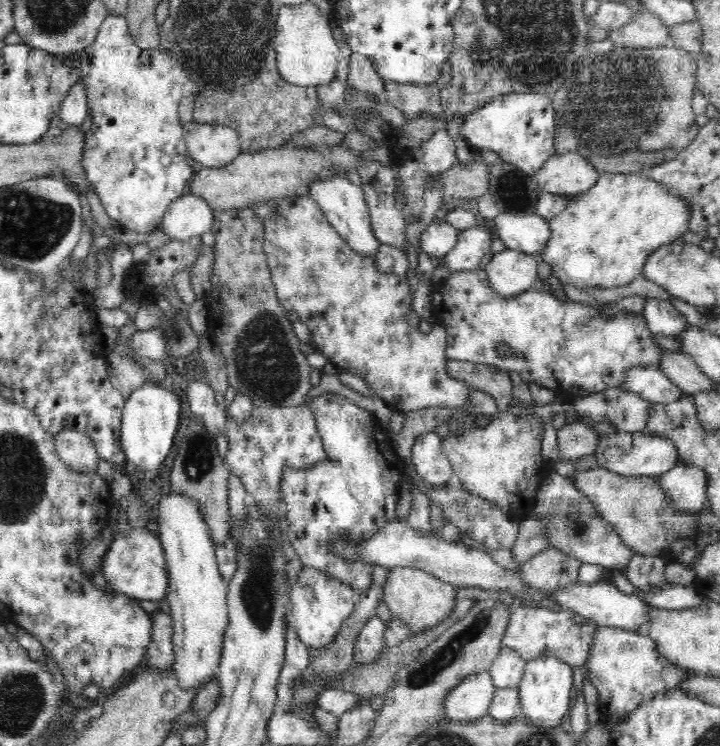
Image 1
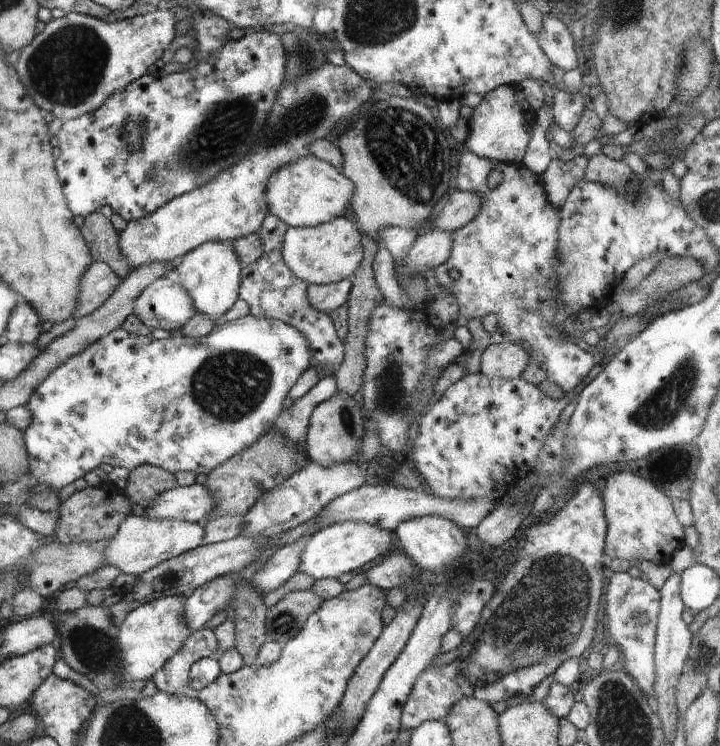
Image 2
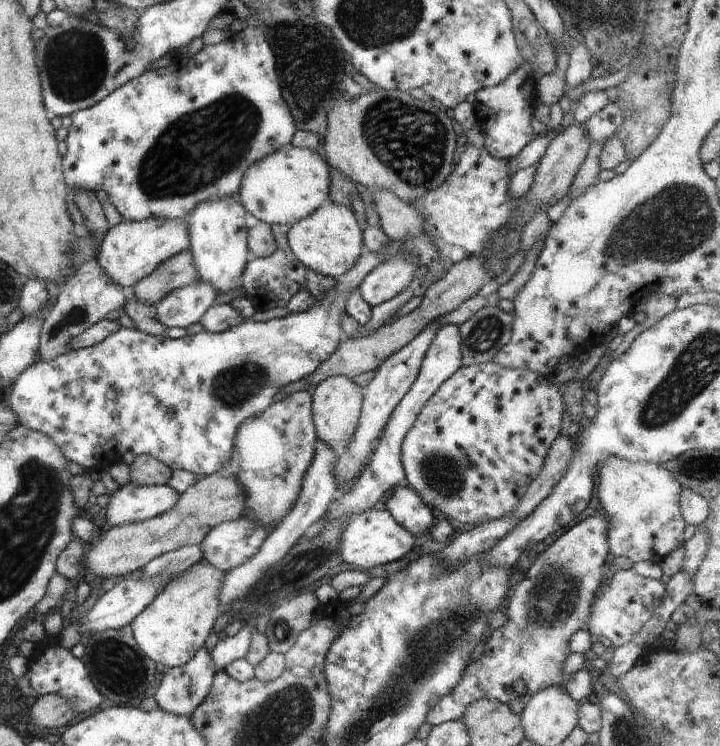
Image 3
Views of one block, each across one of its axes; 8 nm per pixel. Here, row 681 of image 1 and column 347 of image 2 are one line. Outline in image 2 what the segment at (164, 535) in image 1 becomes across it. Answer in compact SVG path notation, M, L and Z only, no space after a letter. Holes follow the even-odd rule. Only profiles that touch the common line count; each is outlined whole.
M309 153L272 174L266 186L266 204L269 213L287 227L312 227L342 217L350 206L352 194L354 183L343 172Z

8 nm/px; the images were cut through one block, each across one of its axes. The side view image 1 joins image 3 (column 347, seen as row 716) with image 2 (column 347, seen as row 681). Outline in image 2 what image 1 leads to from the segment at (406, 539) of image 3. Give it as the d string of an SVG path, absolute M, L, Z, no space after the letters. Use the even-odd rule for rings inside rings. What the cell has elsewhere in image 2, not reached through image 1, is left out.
M344 520L344 522L332 523L330 526L316 532L304 546L302 558L300 558L300 570L314 580L338 579L342 574L354 572L362 568L364 564L376 560L378 556L385 556L396 546L394 532L366 524L364 521Z

